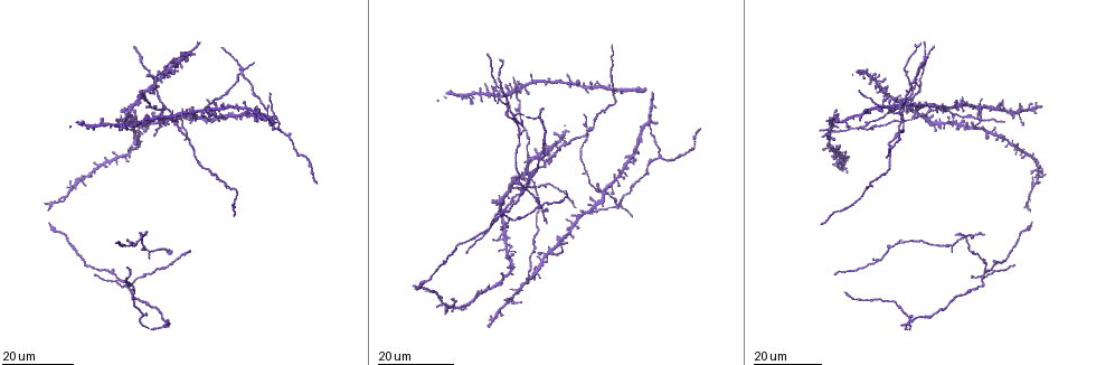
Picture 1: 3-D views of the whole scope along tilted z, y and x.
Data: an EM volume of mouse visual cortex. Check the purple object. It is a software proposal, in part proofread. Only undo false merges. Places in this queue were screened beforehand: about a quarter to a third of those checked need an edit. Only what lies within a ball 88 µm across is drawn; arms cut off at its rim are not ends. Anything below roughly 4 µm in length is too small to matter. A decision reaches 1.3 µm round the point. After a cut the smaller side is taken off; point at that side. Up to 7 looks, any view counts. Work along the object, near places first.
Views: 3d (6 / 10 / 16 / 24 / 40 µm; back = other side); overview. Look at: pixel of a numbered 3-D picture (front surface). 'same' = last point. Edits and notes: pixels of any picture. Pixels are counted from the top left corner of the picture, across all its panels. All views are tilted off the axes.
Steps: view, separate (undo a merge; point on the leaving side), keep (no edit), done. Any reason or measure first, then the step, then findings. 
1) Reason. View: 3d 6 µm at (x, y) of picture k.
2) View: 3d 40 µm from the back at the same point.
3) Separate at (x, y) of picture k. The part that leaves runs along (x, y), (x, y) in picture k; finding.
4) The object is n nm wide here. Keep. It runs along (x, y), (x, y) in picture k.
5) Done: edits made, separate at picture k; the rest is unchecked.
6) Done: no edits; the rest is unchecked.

Arms part here. View: 3d 24 µm at (926, 61) of picture 1.

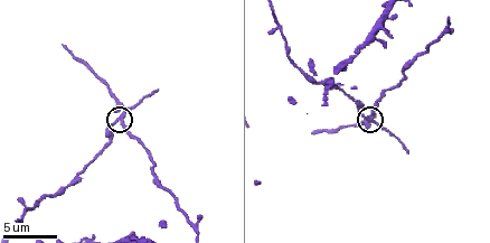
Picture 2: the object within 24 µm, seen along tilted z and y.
Closer look. View: 3d 10 µm at (363, 116) of picture 2.

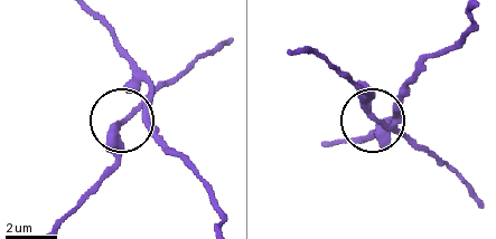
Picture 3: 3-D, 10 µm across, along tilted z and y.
Other side. View: 3d 10 µm from the back at (376, 121) of picture 3.

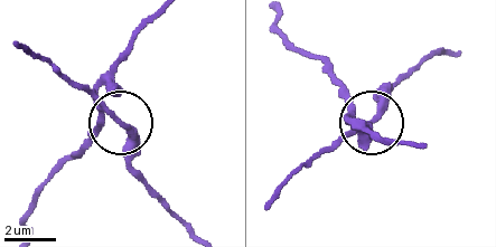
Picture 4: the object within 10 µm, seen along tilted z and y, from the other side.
The object is 200 nm wide here. Separate at (129, 130) of picture 4. The part that leaves runs along (105, 108), (127, 134), (133, 176), (181, 226) in picture 4; two neurons meet here.

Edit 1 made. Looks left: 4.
View: overview.

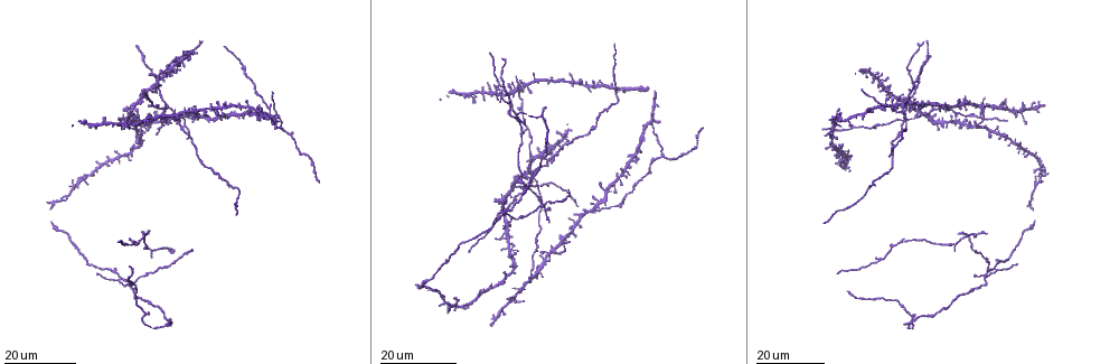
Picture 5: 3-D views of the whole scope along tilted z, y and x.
Branch point. View: 3d 16 µm at (160, 126) of picture 5.

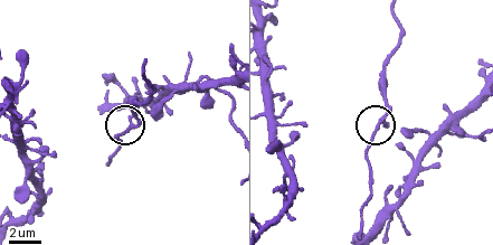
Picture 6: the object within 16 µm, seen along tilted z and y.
View: 3d 10 µm at (131, 126) of picture 6.

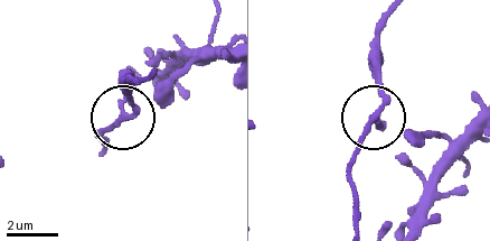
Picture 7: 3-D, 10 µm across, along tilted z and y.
The object is 200 nm wide here. Keep. One neuron here.

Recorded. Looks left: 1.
Done: edits made, separate at picture 4; the rest is unchecked.

